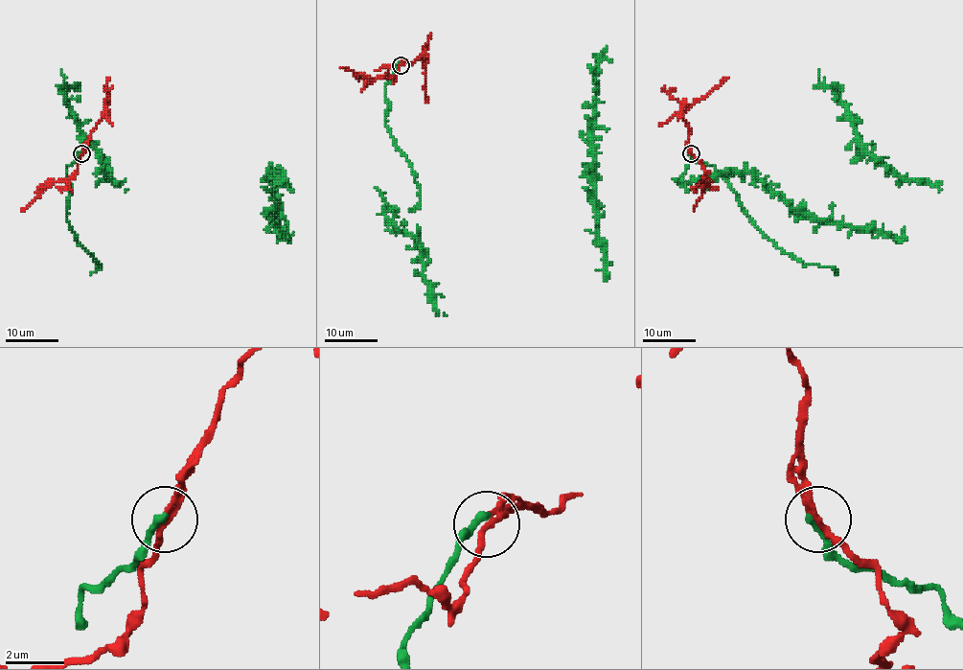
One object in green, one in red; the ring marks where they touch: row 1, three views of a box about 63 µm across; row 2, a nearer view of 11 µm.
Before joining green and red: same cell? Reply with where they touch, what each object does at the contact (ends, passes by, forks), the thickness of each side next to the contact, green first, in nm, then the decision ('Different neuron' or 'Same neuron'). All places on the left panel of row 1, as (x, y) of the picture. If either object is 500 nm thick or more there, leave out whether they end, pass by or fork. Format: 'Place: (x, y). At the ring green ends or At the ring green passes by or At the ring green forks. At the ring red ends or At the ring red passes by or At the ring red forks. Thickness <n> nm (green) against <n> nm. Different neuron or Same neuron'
Place: (81, 153). At the ring green ends. At the ring red passes by. Thickness 240 nm (green) against 200 nm. Different neuron

